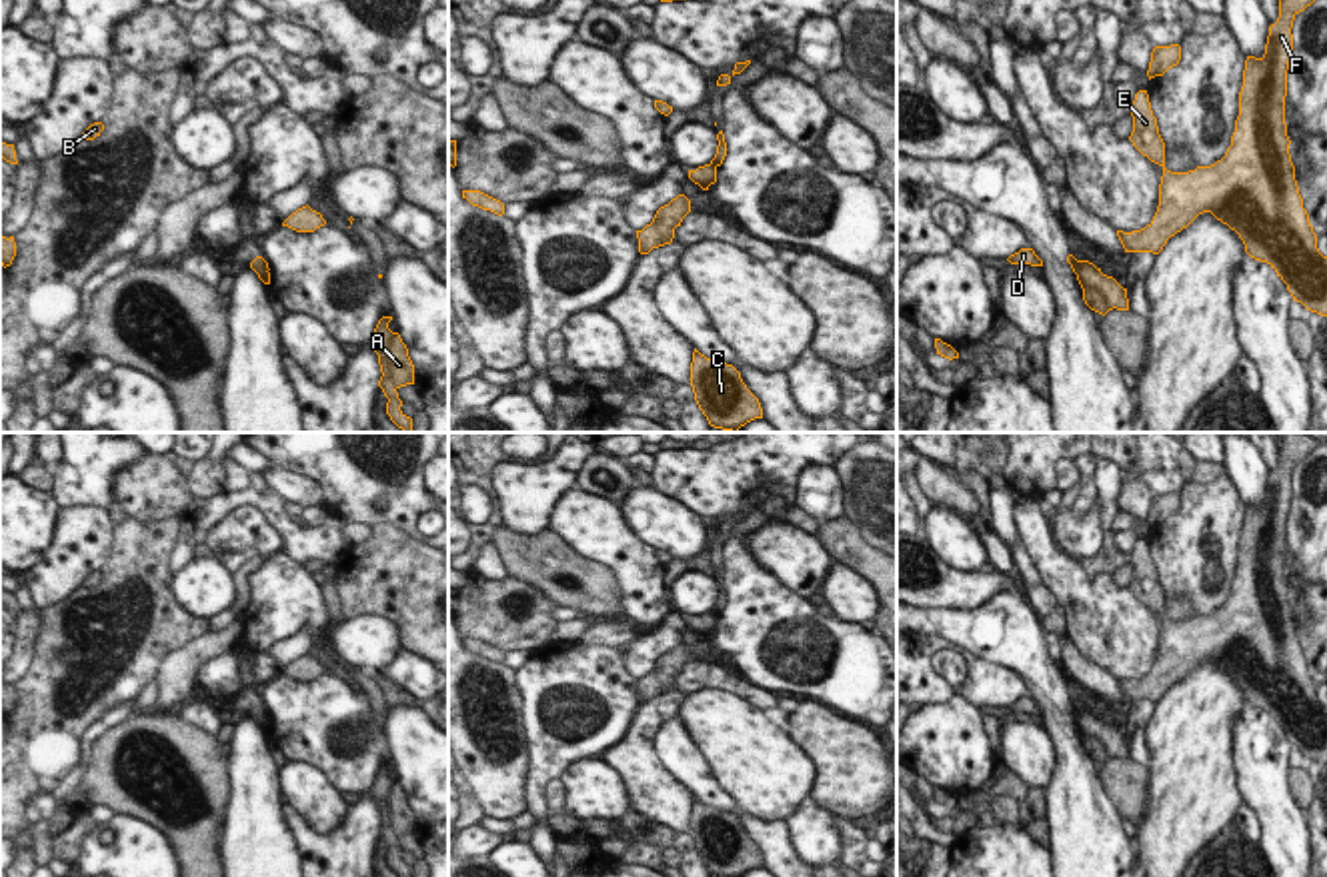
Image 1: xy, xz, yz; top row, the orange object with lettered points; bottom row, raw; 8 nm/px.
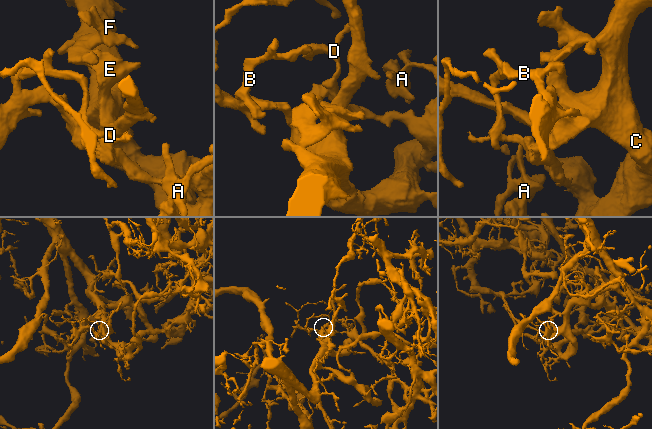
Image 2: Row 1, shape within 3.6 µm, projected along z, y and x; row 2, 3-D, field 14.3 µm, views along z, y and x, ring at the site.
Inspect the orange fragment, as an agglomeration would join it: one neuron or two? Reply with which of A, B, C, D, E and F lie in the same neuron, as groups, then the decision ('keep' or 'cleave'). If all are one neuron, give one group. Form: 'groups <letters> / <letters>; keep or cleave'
groups A / B C D E F; cleave

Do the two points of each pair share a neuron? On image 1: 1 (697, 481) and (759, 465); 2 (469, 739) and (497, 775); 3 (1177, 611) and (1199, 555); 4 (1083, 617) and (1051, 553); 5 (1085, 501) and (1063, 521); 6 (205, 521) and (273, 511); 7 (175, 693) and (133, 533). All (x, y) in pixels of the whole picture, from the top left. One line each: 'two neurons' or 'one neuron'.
1: one neuron
2: one neuron
3: two neurons
4: one neuron
5: two neurons
6: one neuron
7: two neurons

